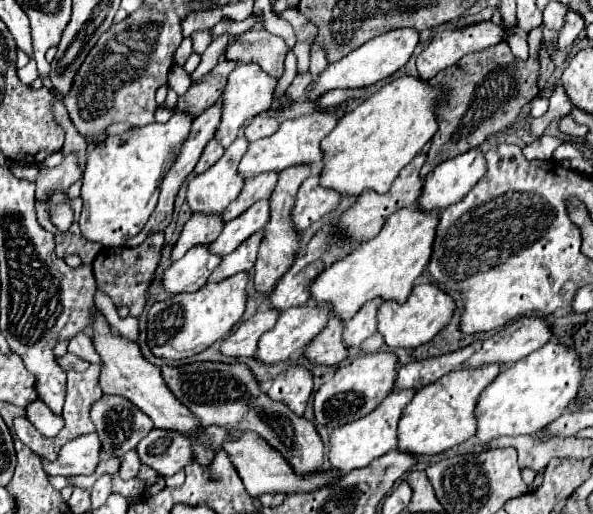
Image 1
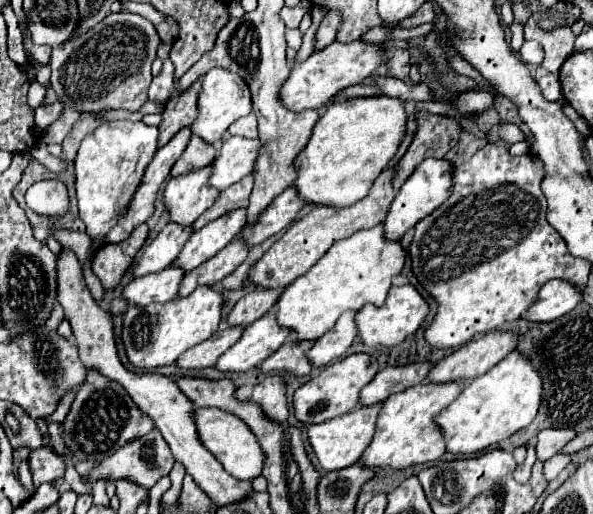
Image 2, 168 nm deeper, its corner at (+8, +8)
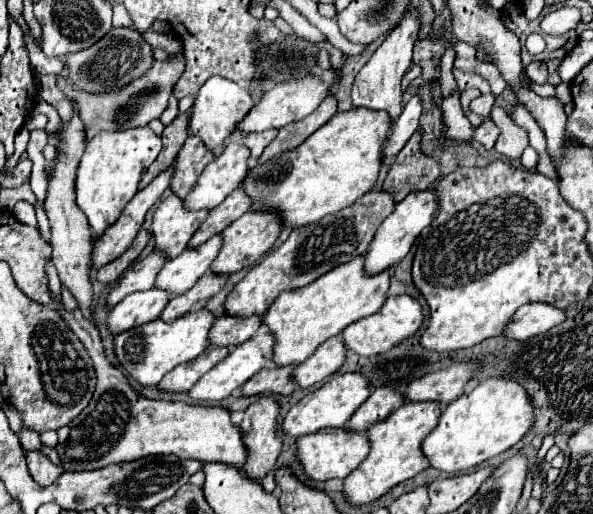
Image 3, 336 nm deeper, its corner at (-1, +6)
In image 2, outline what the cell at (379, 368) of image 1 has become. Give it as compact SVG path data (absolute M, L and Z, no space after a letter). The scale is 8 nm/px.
M353 353L341 361L327 365L317 377L299 387L293 395L293 409L301 423L323 423L333 417L345 415L359 405L361 389L377 375L377 359L369 353Z

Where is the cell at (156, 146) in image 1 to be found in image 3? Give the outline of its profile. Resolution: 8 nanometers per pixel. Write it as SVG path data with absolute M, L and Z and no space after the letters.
M136 127L126 131L102 131L92 137L82 155L76 177L76 205L88 217L92 231L102 233L110 227L126 203L136 195L144 171L152 165L162 149L162 139L150 127Z

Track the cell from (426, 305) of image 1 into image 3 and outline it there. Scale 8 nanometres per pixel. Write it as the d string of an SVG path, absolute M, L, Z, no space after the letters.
M396 295L396 297L388 297L378 313L348 325L340 333L340 337L346 345L346 349L350 349L350 351L354 351L356 355L362 355L362 357L372 357L372 355L386 353L388 349L394 347L394 343L404 341L406 337L414 335L420 325L422 325L422 307L420 307L420 303L412 297L408 297L408 295Z

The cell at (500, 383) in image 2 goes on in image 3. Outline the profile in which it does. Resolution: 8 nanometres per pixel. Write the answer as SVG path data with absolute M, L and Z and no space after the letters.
M486 379L472 393L458 397L440 415L434 431L422 441L422 453L430 467L446 473L462 473L508 451L534 423L534 407L522 385L510 379Z

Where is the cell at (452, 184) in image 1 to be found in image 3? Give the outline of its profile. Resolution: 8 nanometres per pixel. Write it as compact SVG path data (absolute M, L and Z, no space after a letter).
M426 189L422 193L410 193L404 201L400 201L396 205L396 209L382 221L382 225L378 227L378 231L374 235L374 241L368 245L368 251L364 253L366 275L382 273L382 271L394 267L398 261L402 261L406 257L406 253L410 251L412 243L416 241L416 237L422 233L422 229L430 225L436 211L438 211L438 201L436 201L434 189Z

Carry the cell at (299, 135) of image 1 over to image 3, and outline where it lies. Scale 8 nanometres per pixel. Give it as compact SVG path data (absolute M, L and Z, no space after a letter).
M228 143L224 153L206 165L206 169L200 173L194 189L184 197L184 209L210 211L218 207L234 189L240 187L242 179L246 177L248 157L250 151L244 145Z

